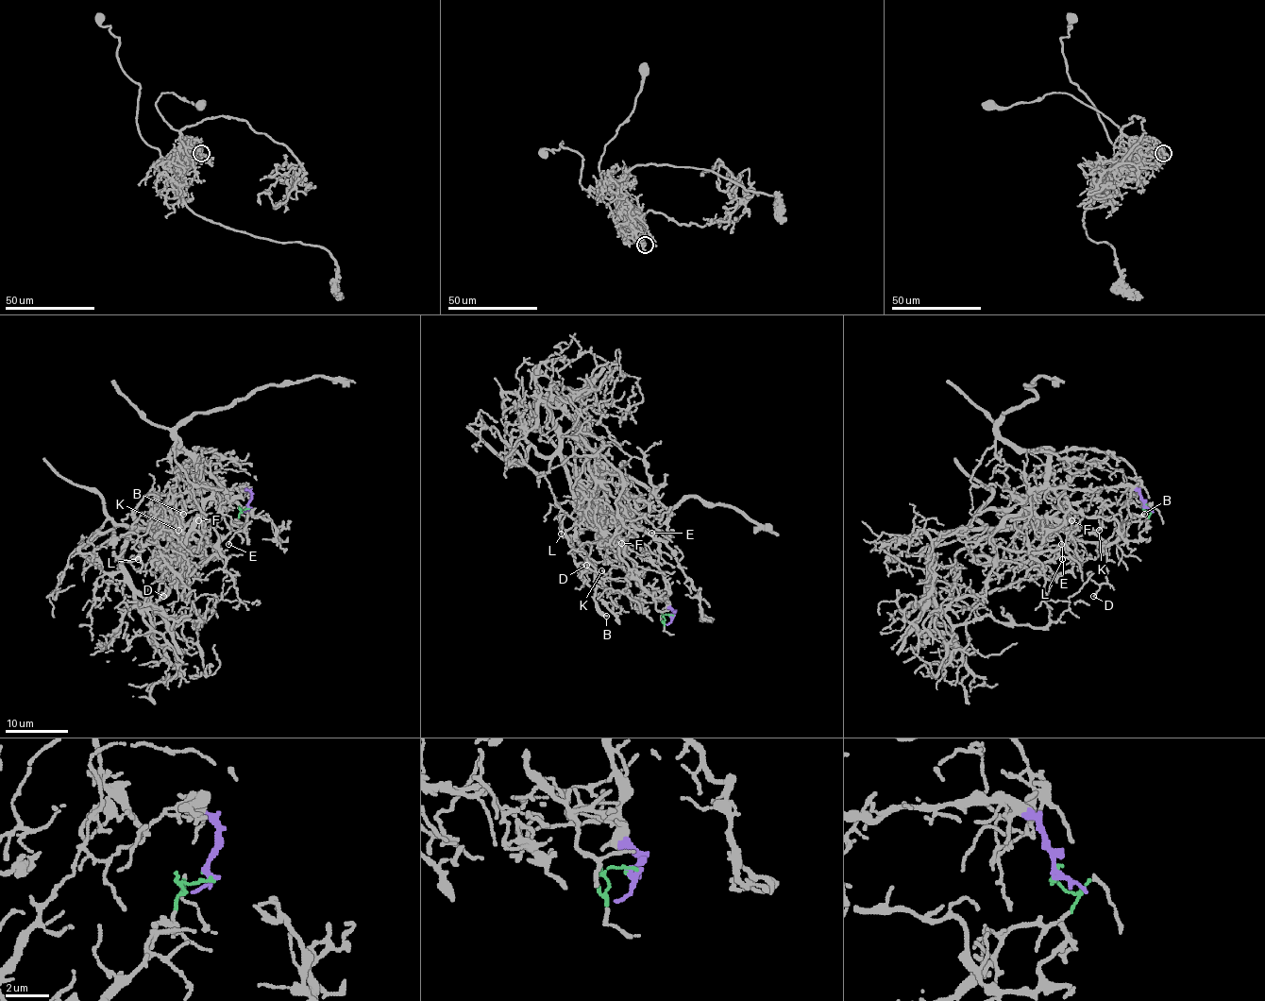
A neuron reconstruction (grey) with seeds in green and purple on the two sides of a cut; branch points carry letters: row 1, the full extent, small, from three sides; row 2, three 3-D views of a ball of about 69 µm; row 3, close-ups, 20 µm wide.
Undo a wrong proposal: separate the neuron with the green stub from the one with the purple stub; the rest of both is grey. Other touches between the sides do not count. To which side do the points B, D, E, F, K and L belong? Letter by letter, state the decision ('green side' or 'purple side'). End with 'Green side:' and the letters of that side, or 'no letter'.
B: green side
D: green side
E: purple side
F: purple side
K: green side
L: green side
Green side: B, D, K, L

